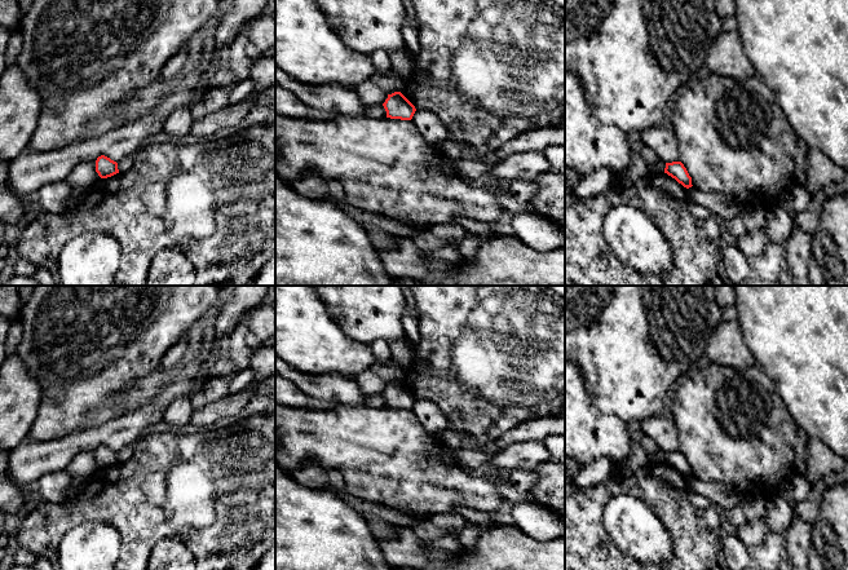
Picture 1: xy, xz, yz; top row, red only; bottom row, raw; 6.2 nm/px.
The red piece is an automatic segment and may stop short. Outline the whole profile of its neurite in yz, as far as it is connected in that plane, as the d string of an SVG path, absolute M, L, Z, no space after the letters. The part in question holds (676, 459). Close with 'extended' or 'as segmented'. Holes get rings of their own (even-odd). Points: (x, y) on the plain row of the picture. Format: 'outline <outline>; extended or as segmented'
outline M681 451L666 452L664 463L675 468L684 477L692 477L692 467Z; as segmented

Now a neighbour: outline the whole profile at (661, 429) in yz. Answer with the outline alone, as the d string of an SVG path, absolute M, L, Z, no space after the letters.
M657 415L642 421L641 432L666 452L680 451L677 428L672 416Z

